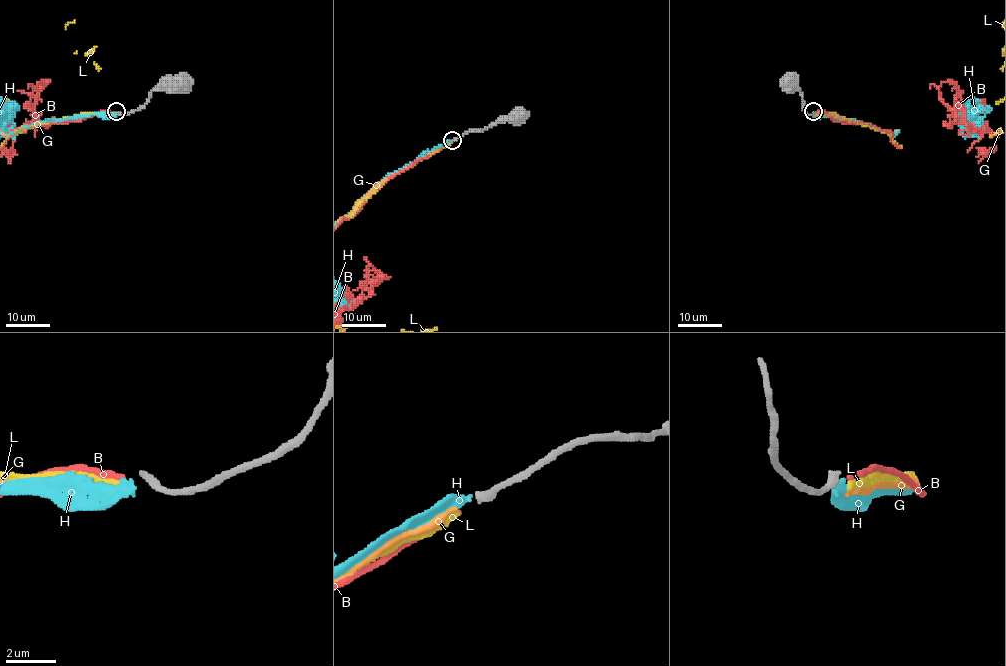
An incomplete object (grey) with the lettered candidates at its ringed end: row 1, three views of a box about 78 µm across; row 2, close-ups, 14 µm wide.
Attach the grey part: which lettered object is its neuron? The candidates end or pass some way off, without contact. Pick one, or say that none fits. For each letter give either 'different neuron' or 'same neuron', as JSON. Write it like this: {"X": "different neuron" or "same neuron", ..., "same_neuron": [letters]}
{"B": "different neuron", "G": "different neuron", "H": "different neuron", "L": "different neuron", "same_neuron": []}

